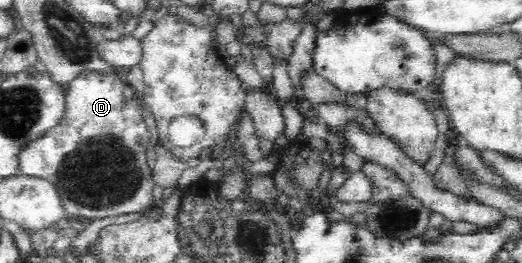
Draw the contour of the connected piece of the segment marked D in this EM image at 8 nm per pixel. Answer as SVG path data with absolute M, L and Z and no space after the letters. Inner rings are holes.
M83 71L66 85L67 107L65 117L59 125L47 130L37 139L29 140L17 153L16 166L19 173L31 177L45 178L56 185L64 213L79 220L127 215L127 213L149 212L154 208L152 168L147 164L147 148L151 133L143 119L141 95L127 82L112 74L103 75L94 71Z

